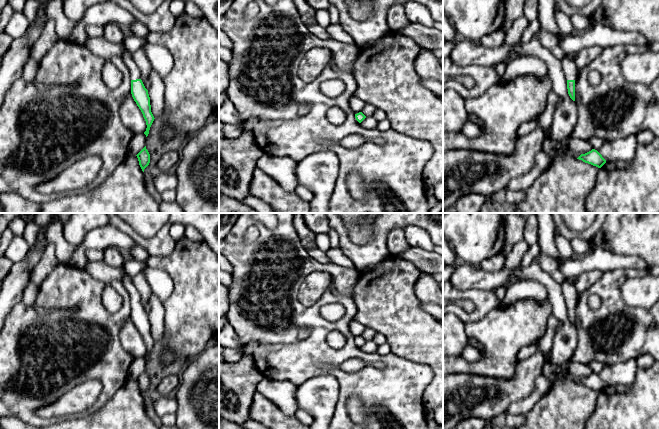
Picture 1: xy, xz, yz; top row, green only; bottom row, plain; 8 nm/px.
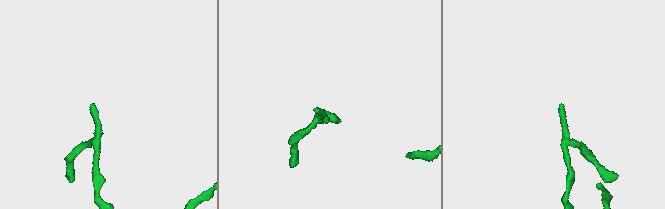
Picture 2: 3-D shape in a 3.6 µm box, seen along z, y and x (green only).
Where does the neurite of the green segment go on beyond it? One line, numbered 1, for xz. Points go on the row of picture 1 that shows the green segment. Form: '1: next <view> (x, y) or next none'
1: next none

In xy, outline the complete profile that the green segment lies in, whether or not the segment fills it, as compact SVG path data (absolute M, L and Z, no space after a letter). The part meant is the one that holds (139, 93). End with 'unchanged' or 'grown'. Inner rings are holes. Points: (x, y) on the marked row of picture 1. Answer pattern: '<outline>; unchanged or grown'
M126 51L121 58L128 67L131 75L131 94L146 121L147 128L144 134L147 137L150 127L155 119L151 112L148 90L145 88L141 80L141 72L135 61L133 60L132 54Z; grown

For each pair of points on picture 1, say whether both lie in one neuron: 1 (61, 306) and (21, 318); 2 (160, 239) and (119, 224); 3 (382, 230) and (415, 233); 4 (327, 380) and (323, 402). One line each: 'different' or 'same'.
1: same
2: same
3: different
4: same

